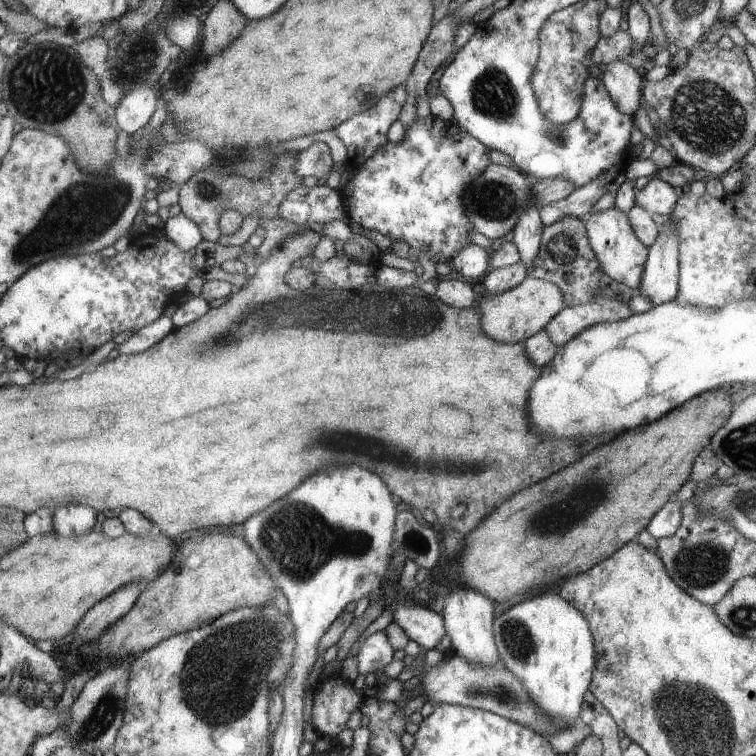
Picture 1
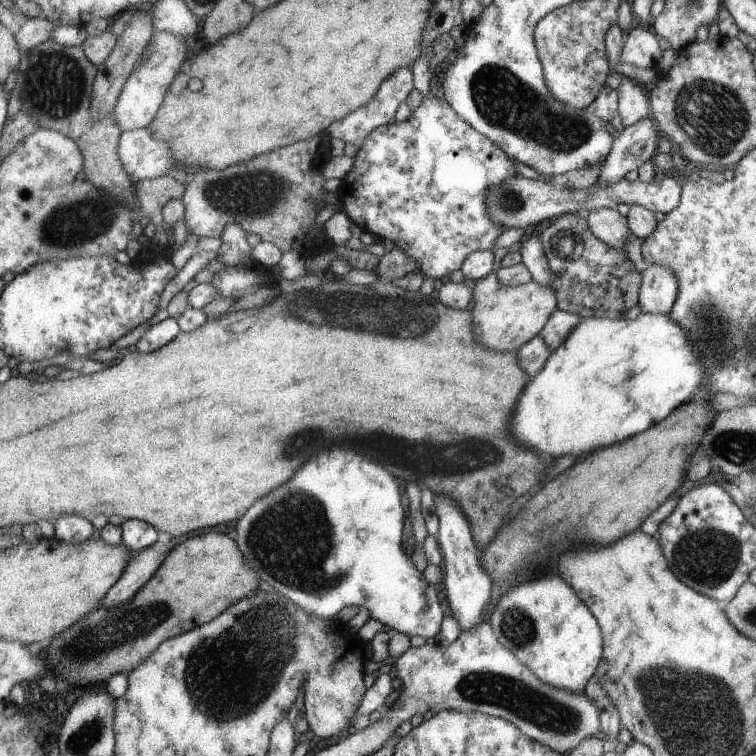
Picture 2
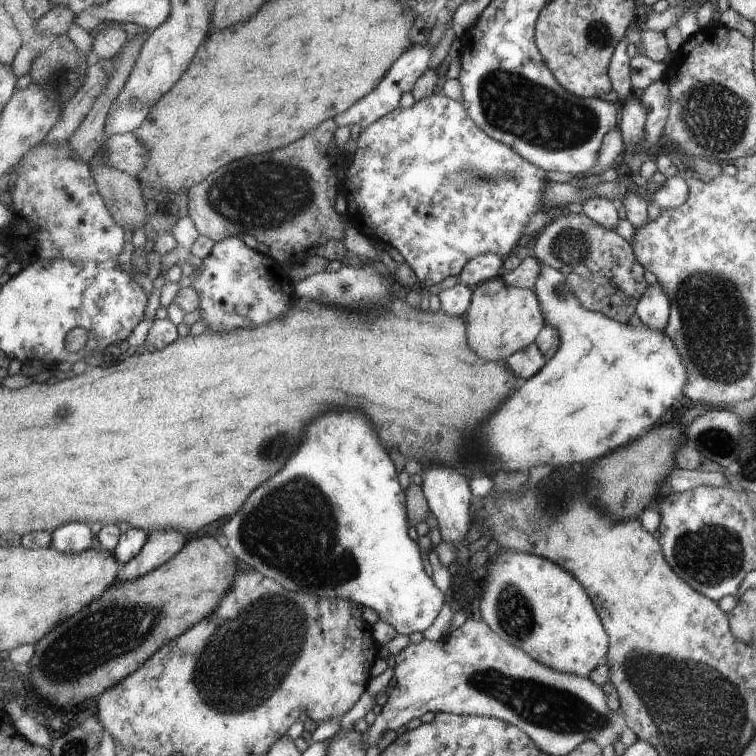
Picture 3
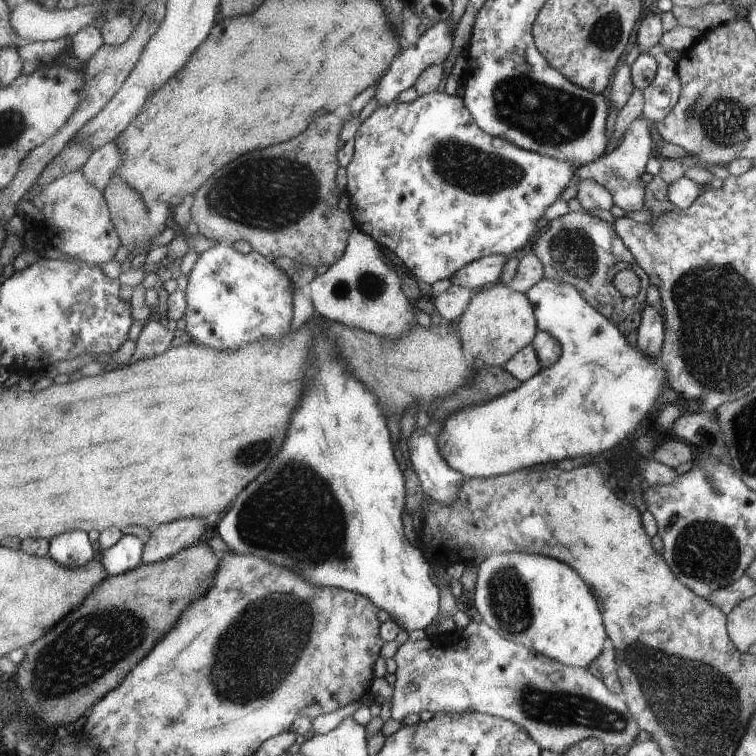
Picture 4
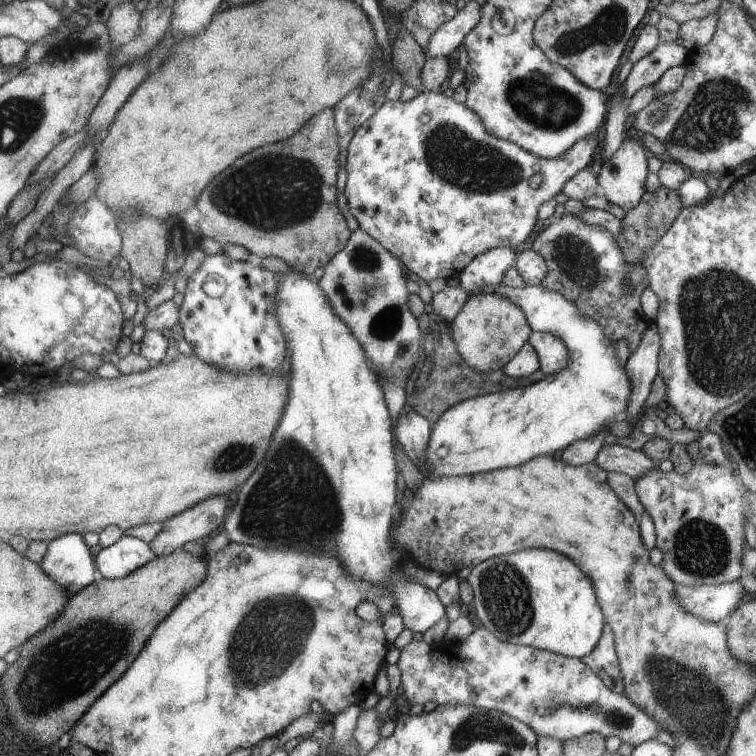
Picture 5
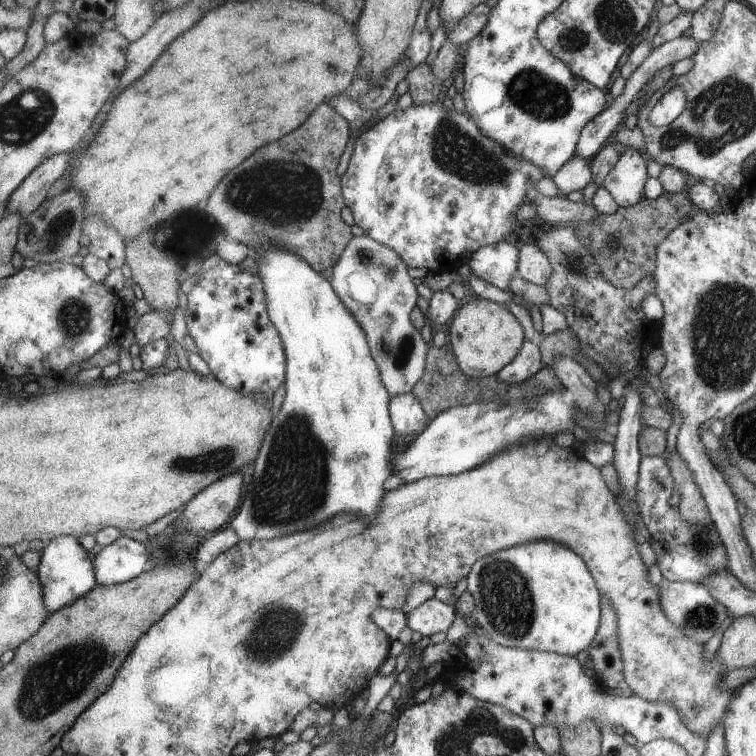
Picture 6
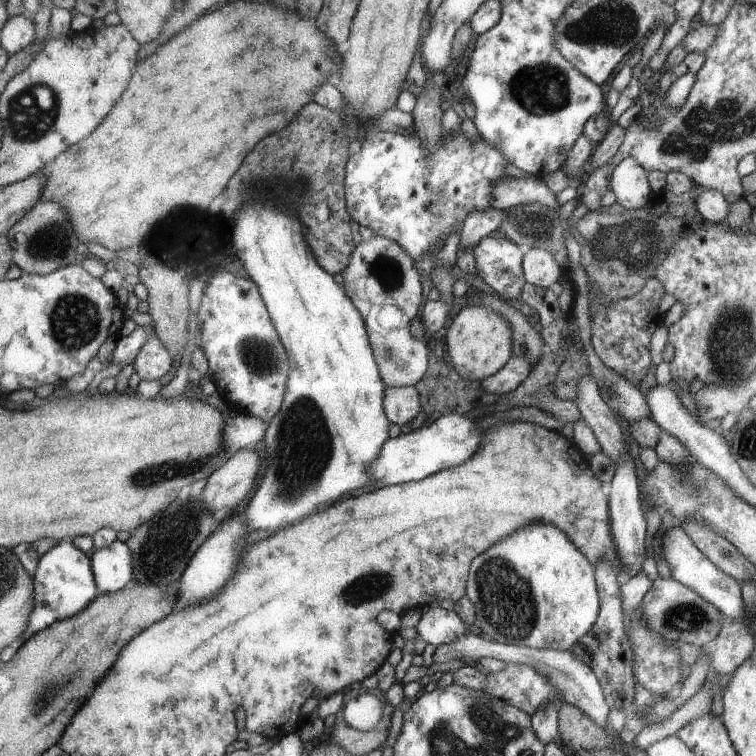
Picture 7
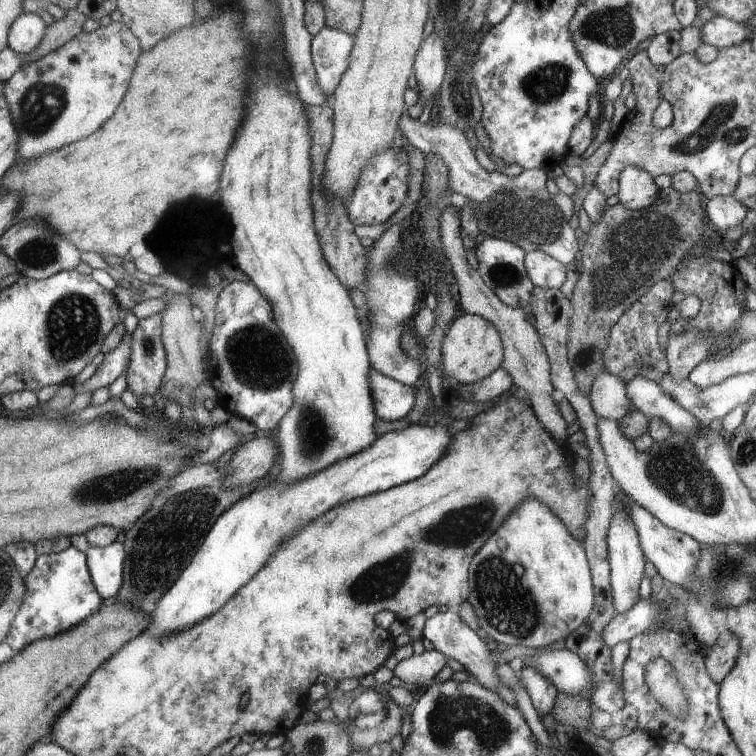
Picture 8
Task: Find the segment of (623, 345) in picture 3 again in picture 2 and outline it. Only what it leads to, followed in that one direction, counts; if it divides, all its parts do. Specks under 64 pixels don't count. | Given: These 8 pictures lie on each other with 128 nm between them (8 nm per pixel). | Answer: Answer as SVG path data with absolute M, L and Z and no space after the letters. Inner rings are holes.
M530 234L527 240L521 241L516 247L521 254L523 266L529 271L530 280L551 288L550 285L554 281L554 274L548 266L540 238ZM639 313L633 320L624 320L621 317L610 319L601 317L583 317L575 323L563 339L563 342L550 351L546 364L542 366L537 374L529 378L527 386L523 388L523 398L519 398L519 410L515 410L515 418L511 418L511 434L513 438L521 444L527 446L529 450L539 450L539 454L549 454L549 456L575 456L583 458L587 456L593 448L609 446L615 442L621 442L623 438L642 433L656 422L662 421L673 409L677 409L687 400L690 400L697 388L706 381L706 364L698 358L697 351L690 345L689 335L686 334L685 328L670 318L669 314L662 315L657 313Z

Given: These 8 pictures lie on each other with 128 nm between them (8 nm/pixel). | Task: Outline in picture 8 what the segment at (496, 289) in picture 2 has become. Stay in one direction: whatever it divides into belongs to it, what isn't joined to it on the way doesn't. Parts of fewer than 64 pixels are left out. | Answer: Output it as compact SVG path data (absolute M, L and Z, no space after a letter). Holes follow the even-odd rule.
M461 314L451 322L441 340L440 370L459 385L471 385L499 369L504 353L502 338L493 323L475 314Z

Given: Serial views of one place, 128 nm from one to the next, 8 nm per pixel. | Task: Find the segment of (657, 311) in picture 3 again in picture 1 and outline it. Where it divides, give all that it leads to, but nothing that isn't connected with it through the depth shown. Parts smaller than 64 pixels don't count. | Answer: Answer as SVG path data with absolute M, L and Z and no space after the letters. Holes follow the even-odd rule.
M671 214L665 218L664 224L659 226L658 235L649 246L642 270L641 284L637 290L637 294L649 298L652 306L673 301L678 291L678 234L670 216Z

